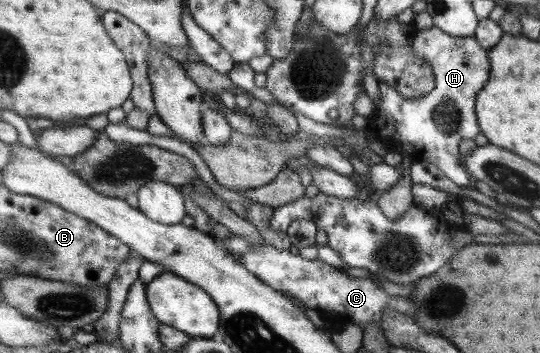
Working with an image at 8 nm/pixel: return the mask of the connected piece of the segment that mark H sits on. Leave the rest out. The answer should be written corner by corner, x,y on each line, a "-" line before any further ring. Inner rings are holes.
430,27
418,31
410,41
416,58
424,60
434,73
434,89
415,98
402,97
389,85
378,82
378,103
372,107
365,131
394,151
392,144
410,145
410,161
435,165
454,185
468,185
467,171
458,159
458,143
462,139
473,139
480,132
475,113
478,92
484,89
489,79
491,65
488,53
474,37
458,38
446,35
440,28

